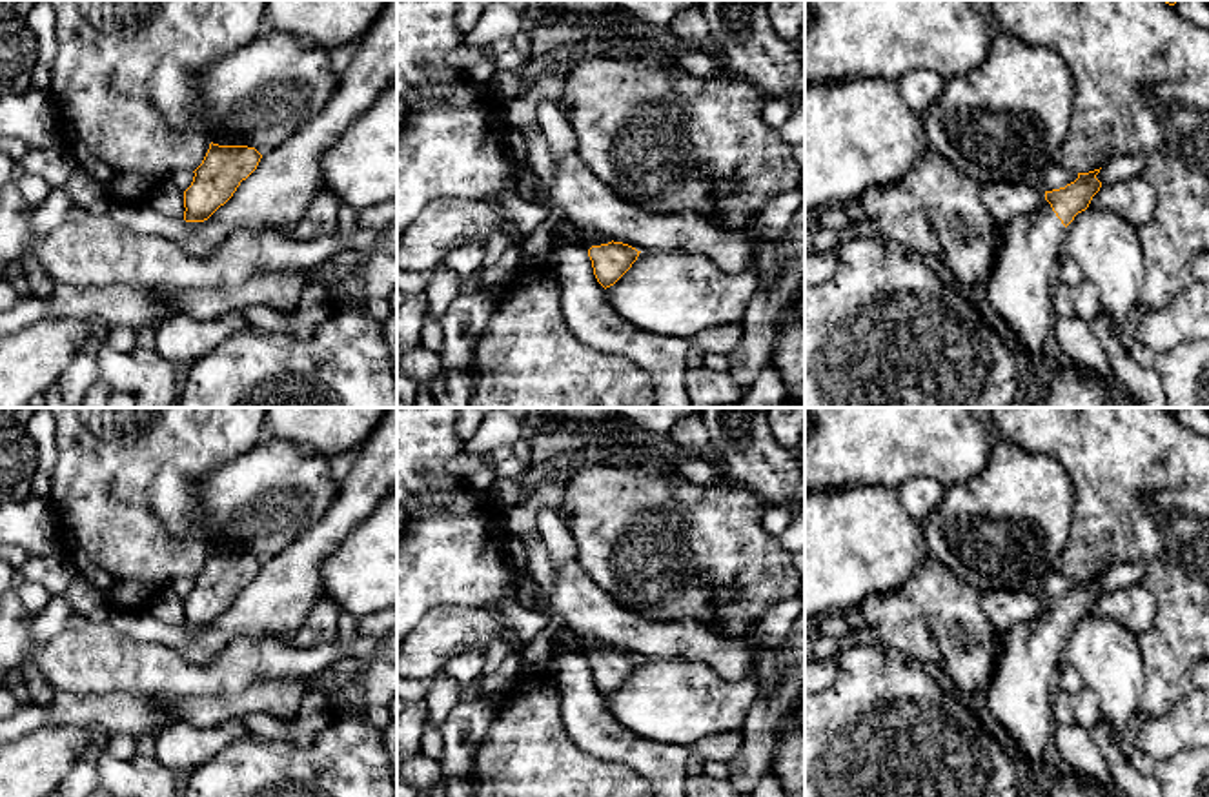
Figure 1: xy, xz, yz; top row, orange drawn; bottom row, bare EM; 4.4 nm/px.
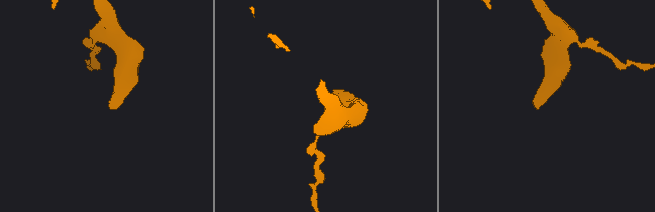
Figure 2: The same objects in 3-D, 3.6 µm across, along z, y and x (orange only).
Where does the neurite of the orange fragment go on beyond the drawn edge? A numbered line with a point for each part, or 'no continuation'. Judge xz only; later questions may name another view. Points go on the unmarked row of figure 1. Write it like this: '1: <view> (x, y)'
1: xz (585, 645)

